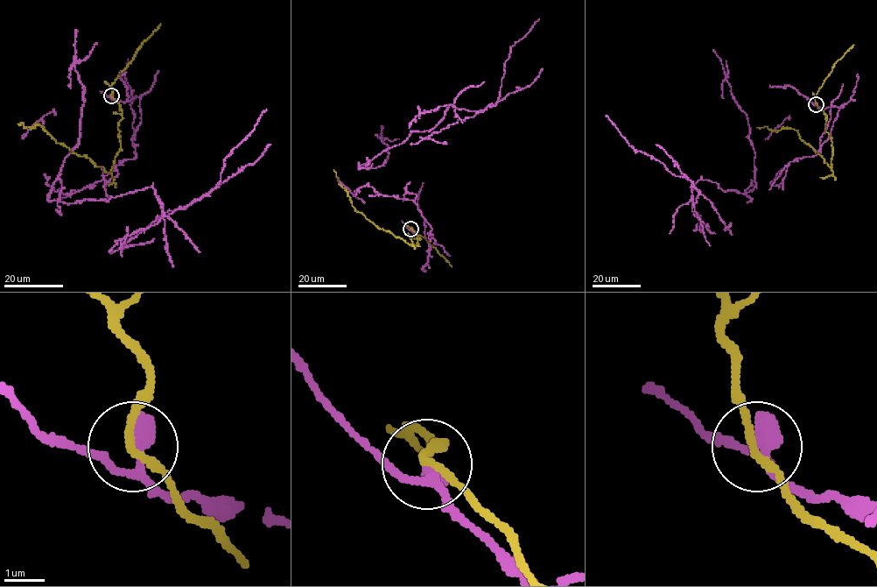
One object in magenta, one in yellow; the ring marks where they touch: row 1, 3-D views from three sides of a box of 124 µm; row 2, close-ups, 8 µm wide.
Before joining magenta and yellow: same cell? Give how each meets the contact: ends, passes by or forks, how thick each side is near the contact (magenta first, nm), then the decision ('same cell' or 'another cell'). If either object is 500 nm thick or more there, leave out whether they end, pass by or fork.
magenta passes by; yellow passes by; calibres 380 and 180 nm; another cell

